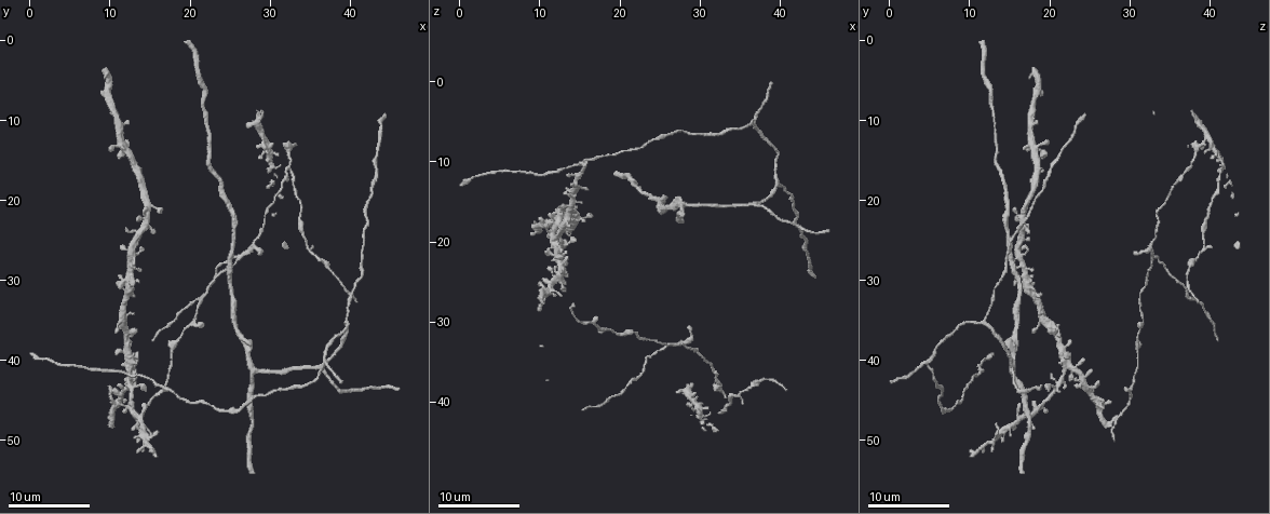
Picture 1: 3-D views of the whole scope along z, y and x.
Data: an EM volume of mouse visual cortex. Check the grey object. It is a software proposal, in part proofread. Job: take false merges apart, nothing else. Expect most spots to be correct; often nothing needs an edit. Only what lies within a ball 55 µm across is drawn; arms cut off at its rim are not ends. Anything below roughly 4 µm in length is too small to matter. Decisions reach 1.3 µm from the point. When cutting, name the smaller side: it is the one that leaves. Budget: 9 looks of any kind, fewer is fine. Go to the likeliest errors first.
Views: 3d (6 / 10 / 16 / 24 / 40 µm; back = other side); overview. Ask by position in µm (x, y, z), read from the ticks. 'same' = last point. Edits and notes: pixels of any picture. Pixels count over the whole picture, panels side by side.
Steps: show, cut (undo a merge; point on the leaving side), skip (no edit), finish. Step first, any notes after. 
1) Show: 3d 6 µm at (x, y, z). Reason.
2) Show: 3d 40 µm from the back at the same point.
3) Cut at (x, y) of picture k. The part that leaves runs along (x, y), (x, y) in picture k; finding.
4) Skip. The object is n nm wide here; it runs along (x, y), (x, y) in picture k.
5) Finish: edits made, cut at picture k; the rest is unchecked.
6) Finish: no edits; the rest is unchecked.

Show: 3d 6 µm at (25.5, 27.0, 33.0). Two arms in line, one across.

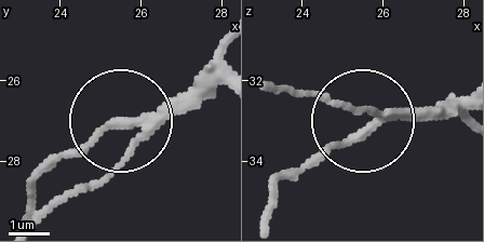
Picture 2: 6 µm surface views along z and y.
Show: 3d 6 µm from the back at (25.80, 27.00, 33.15).

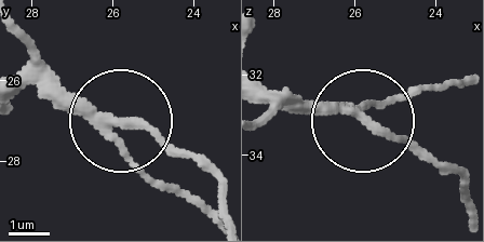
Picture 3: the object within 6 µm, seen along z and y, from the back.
Cut at (49, 88) of picture 3. The side arm is 18 µm long; the part that leaves runs along (94, 118), (25, 28) in picture 3; two cells meet here.

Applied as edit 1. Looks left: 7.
Show: overview.

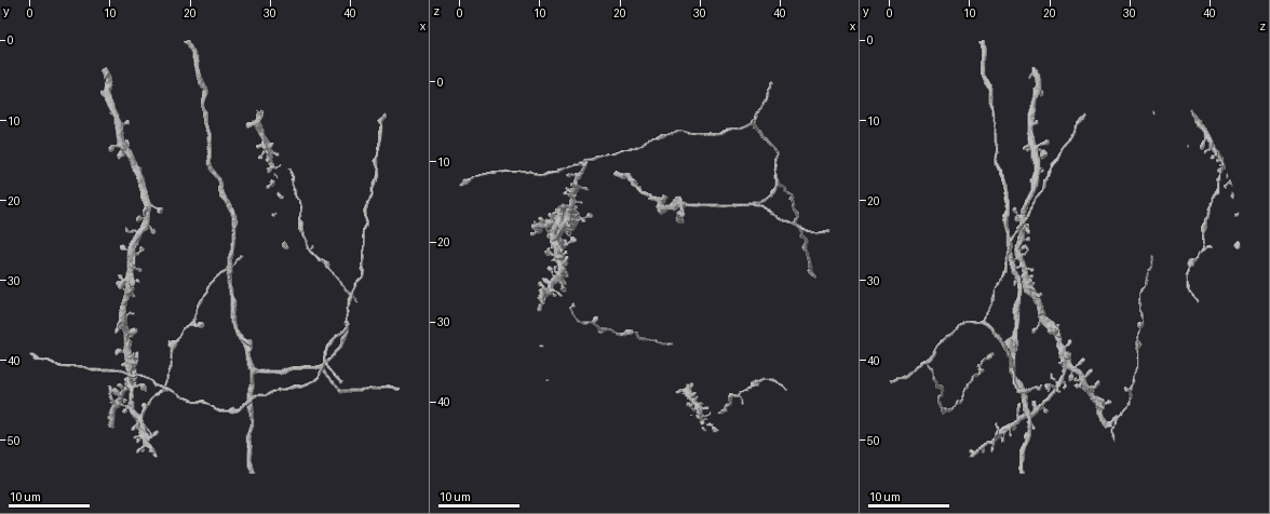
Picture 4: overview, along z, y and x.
Show: 3d 10 µm at (36.5, 40.5, 4.5). Side arm on a straight run.

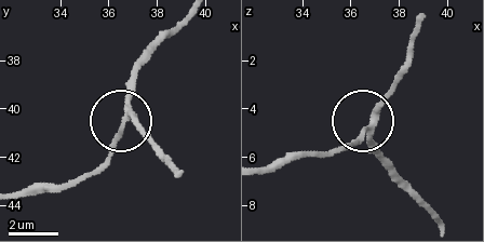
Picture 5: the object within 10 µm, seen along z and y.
Show: 3d 10 µm from the back at (36.9, 40.2, 4.7).

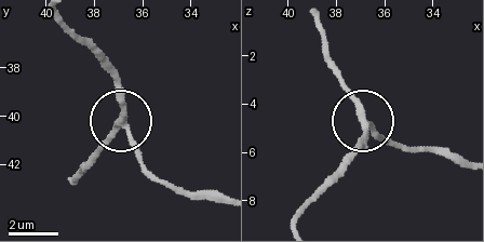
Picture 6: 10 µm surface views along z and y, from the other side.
Skip. The object is 240 nm wide here; continuous, no second cell.

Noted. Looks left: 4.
Show: 3d 6 µm at (36.5, 40.5, 15.5). Three arms meet.

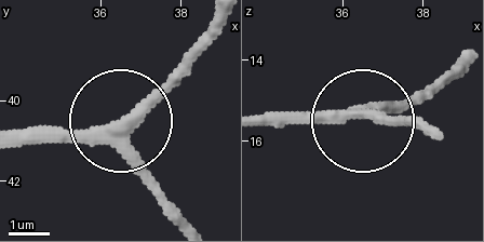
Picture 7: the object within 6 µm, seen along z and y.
Skip. The side arm is 12 µm long; it runs along (460, 53), (429, 84), (367, 115), (415, 115) in picture 7; one cell here.

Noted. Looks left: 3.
Show: 3d 10 µm at (27.5, 41.5, 15.5). Two arms in line, one across.

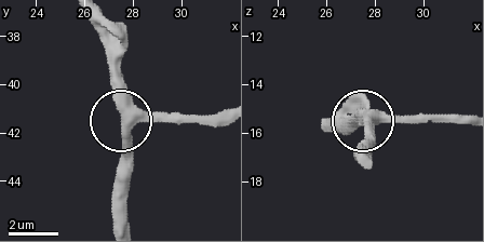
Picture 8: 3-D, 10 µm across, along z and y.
Show: 3d 6 µm at the same point.

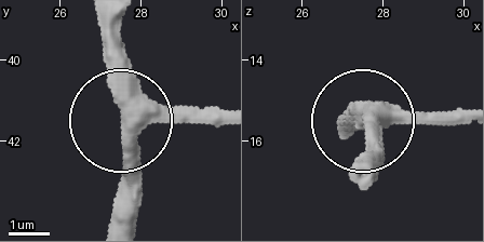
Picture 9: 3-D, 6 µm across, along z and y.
Skip. The side arm is 14 µm long; all the same cell.

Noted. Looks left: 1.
Finish: edits made, cut at picture 3; the rest is unchecked.

